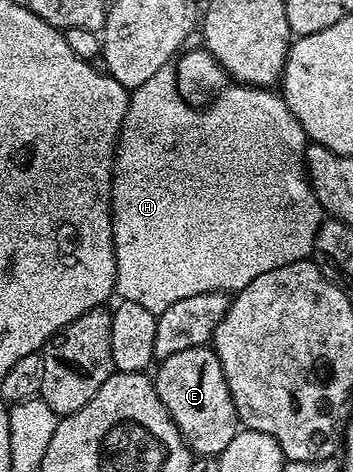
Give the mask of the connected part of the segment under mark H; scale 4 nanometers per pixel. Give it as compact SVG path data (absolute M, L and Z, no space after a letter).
M168 65L144 81L143 85L133 89L129 97L127 113L123 117L121 132L117 138L117 153L113 156L111 201L113 202L113 248L117 262L116 294L122 300L133 301L149 311L159 313L175 305L175 301L184 301L186 297L196 297L199 293L242 291L262 273L271 273L271 269L283 269L283 265L309 259L314 254L317 231L323 222L323 212L321 203L315 197L303 170L306 146L307 136L299 125L295 113L291 113L284 98L276 90L267 87L229 85L218 92L208 105L193 106L181 95L178 72Z

